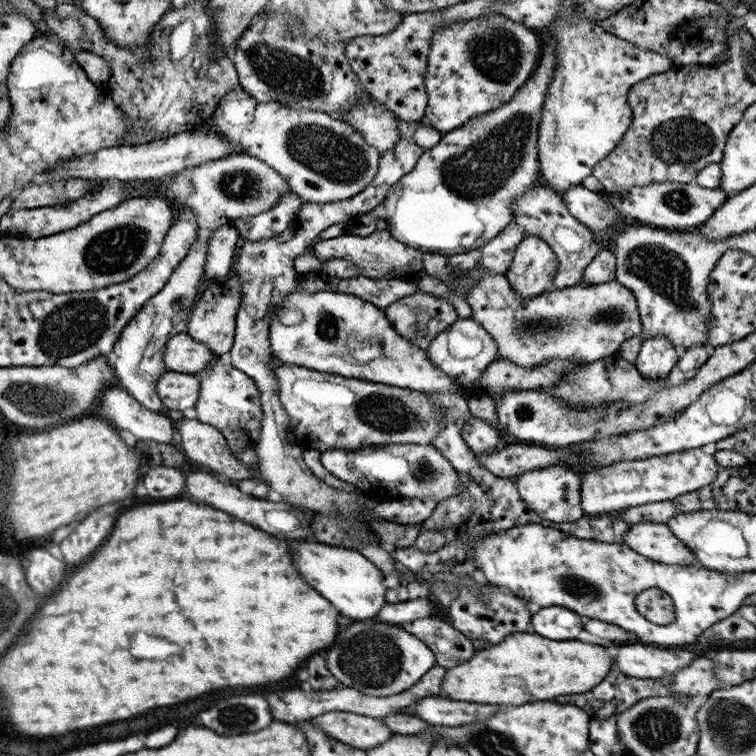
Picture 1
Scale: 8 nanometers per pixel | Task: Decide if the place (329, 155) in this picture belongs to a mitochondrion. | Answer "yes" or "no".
yes

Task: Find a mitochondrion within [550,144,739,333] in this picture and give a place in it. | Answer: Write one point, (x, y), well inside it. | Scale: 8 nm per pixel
(664, 271)

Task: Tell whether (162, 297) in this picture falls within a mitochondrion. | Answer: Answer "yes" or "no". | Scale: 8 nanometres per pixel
no

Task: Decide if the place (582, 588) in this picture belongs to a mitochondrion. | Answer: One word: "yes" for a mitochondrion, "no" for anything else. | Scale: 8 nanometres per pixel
yes

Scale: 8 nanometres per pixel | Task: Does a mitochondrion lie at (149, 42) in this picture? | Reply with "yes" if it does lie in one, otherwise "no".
no

